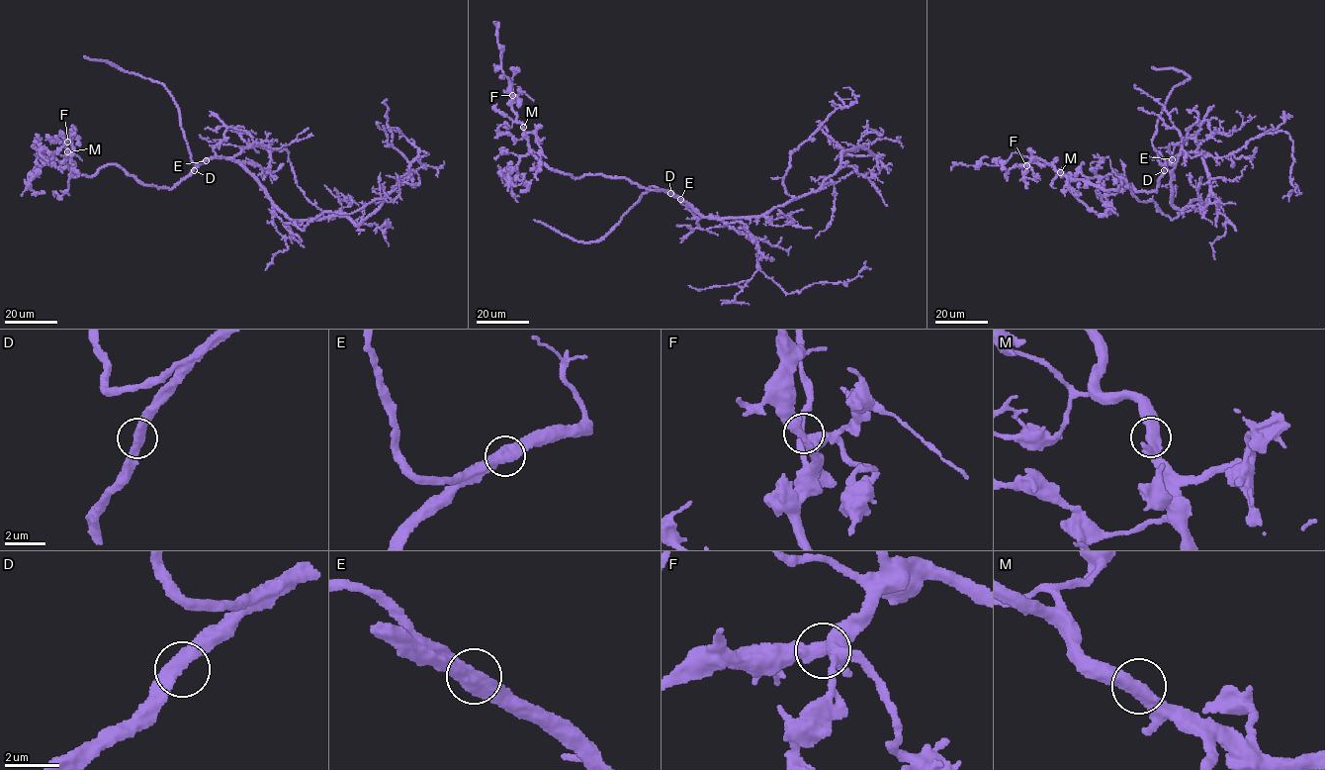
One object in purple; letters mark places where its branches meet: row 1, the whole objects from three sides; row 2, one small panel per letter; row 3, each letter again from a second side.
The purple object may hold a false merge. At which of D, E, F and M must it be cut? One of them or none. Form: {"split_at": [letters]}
{"split_at": []}

